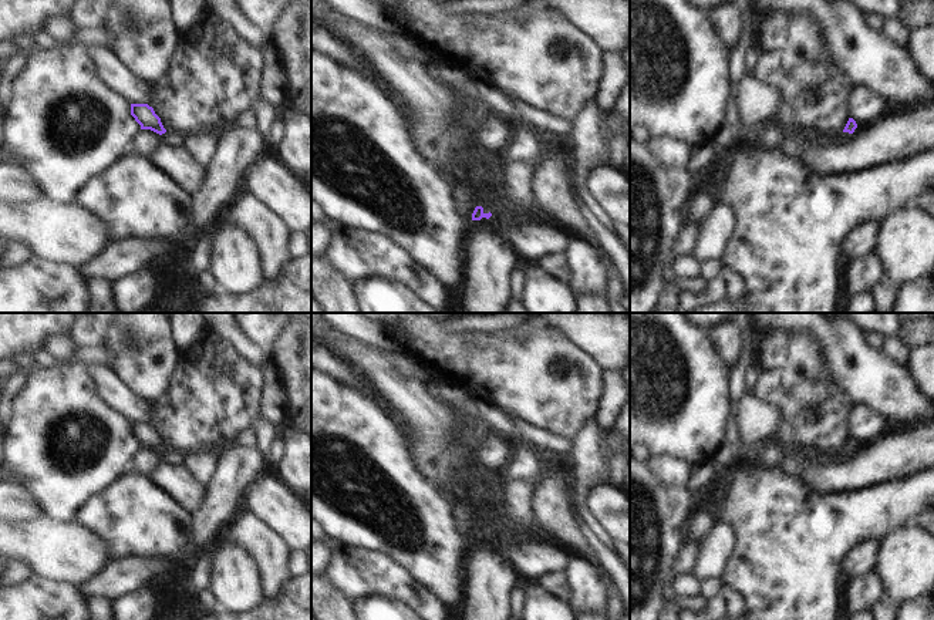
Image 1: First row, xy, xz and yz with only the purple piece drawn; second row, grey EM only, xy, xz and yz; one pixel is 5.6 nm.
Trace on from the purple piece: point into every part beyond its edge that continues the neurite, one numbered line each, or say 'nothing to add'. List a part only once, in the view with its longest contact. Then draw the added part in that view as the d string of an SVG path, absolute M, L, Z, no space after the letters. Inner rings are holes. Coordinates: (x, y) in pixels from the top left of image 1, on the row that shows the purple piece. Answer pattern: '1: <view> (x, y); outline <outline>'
1: xz (499, 216); outline M490 181L489 183L489 202L482 206L483 213L492 213L489 219L482 218L481 222L492 229L498 229L502 225L508 226L516 226L516 219L510 218L506 210L502 209L502 206L498 202L498 196L502 192L500 186L495 182Z

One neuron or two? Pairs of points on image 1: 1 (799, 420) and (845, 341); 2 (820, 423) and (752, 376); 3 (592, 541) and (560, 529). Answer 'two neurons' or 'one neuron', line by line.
1: two neurons
2: two neurons
3: two neurons

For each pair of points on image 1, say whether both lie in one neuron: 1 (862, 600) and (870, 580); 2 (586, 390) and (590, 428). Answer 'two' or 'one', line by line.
1: one
2: two

